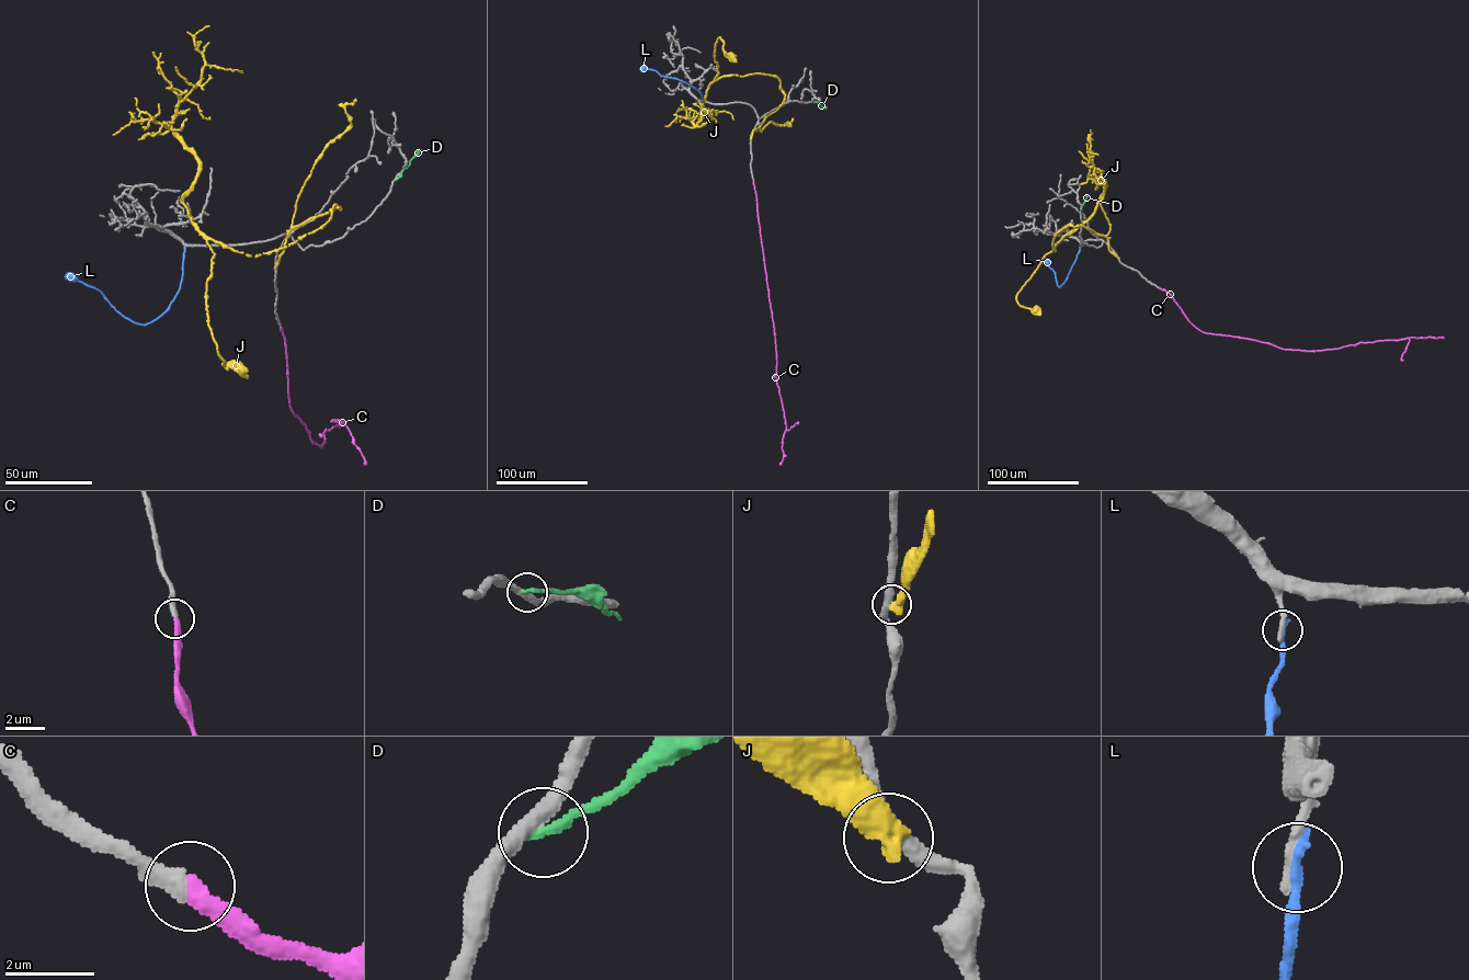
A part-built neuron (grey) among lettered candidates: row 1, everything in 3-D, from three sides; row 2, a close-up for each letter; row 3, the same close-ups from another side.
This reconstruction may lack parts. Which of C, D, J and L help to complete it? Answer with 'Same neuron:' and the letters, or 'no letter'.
Same neuron: C

